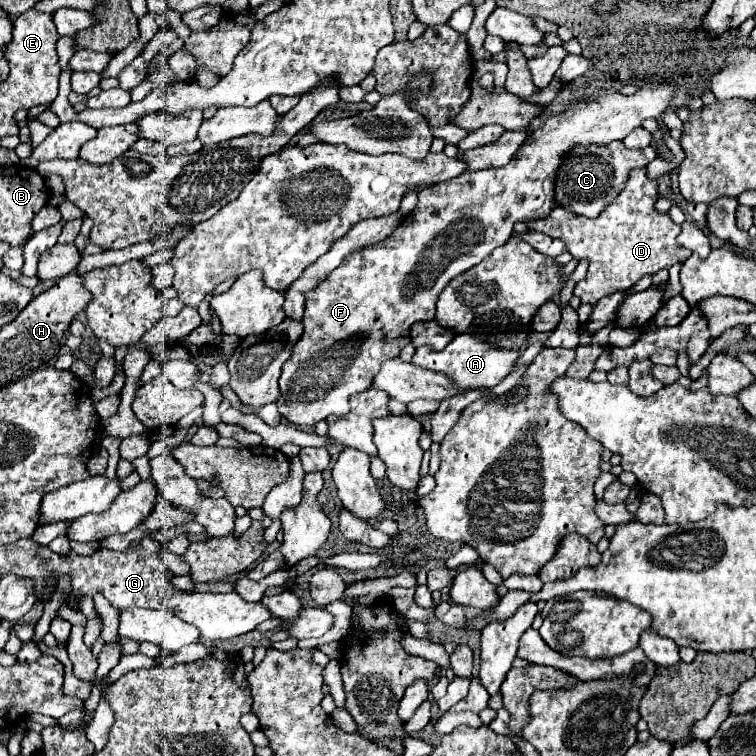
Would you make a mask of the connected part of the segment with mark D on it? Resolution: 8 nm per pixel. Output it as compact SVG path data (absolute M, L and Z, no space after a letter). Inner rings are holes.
M634 168L626 186L600 212L600 216L586 218L556 206L550 216L530 220L526 226L528 230L564 240L566 252L570 252L576 262L588 260L586 278L574 286L574 296L578 296L582 302L596 304L604 296L628 290L646 274L656 274L658 270L670 268L676 262L682 264L692 254L676 244L680 226L674 224L668 214L662 214L654 208L658 198L658 182L648 178L646 168Z

